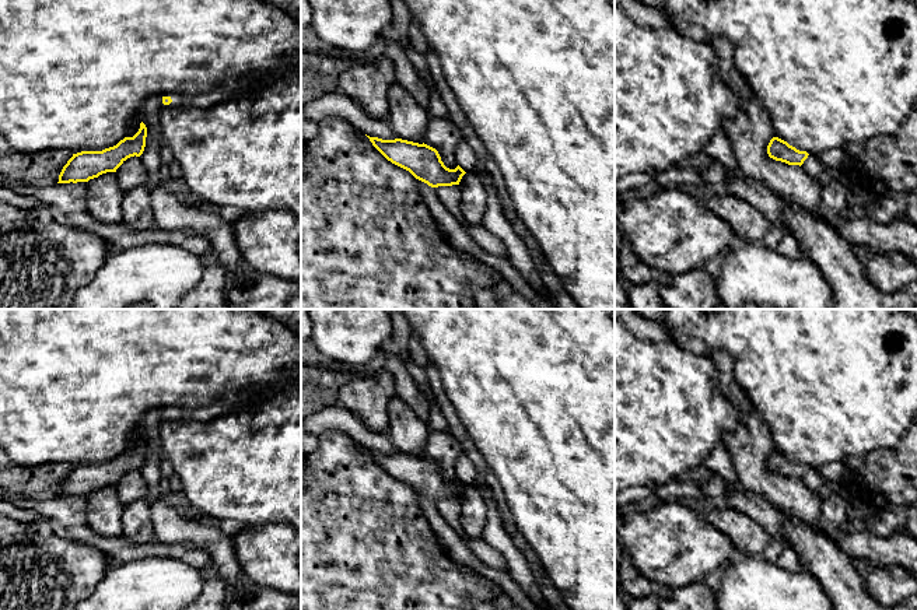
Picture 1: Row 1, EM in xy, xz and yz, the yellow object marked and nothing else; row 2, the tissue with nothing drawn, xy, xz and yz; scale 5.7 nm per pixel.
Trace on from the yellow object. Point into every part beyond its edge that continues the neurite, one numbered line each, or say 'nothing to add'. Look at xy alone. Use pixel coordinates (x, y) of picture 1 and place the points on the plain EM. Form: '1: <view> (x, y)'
1: xy (220, 407)

